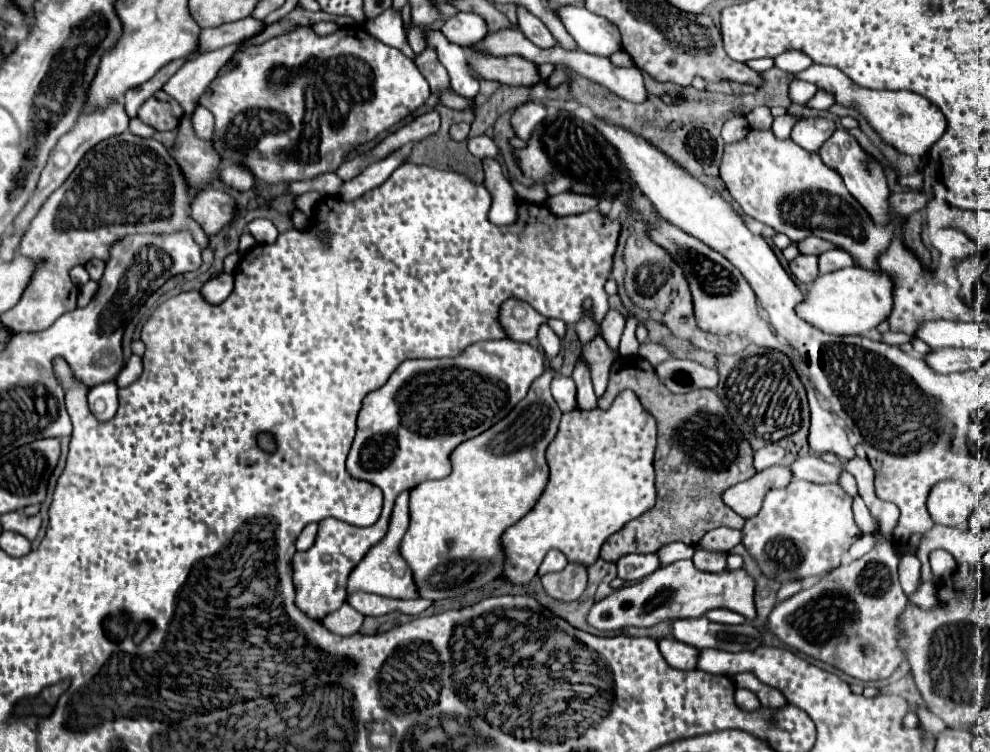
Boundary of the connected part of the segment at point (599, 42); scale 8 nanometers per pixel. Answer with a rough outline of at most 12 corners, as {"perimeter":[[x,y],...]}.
{"perimeter":[[584,6],[556,14],[584,52],[612,56],[620,32]]}

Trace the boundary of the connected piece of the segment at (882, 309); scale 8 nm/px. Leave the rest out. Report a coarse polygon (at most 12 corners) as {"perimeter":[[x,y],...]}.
{"perimeter":[[842,268],[810,284],[796,312],[828,334],[888,320],[886,270]]}

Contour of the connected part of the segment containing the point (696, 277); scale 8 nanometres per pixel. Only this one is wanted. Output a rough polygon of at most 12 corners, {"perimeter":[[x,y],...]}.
{"perimeter":[[662,222],[650,238],[684,266],[696,322],[784,350],[722,254]]}

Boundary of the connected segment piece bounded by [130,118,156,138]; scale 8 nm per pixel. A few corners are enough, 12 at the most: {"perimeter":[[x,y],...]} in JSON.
{"perimeter":[[138,118],[130,120],[130,132],[142,138],[150,138],[156,130],[138,122]]}

